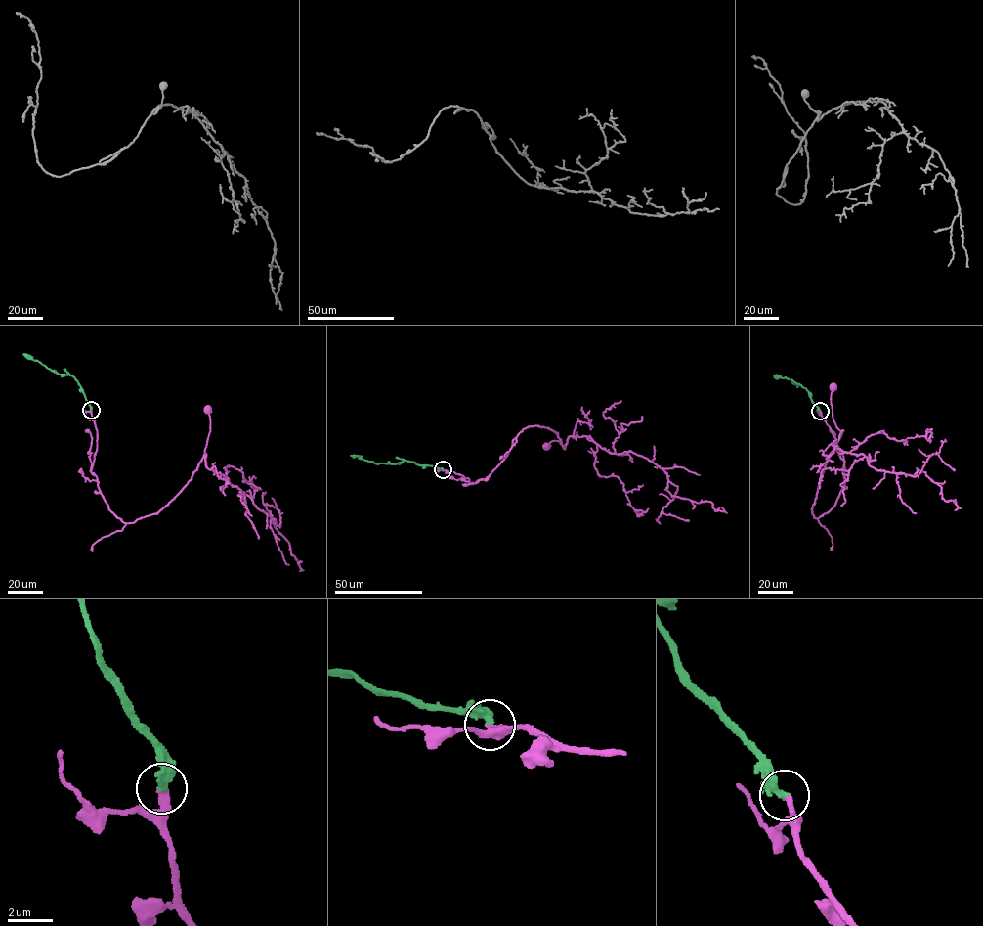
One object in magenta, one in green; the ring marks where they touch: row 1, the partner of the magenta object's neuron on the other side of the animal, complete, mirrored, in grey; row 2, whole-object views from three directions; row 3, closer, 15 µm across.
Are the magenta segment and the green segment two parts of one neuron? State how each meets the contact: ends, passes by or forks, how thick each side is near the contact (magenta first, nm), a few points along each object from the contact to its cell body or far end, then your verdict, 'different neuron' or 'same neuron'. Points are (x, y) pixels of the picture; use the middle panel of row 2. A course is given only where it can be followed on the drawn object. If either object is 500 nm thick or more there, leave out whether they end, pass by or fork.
magenta ends; green ends; calibres 320 and 380 nm; course magenta (443, 469), (472, 483), (485, 478), (513, 440), (534, 425), (557, 433), (563, 448), (557, 440), (546, 446); course green (443, 469), (405, 460), (396, 463), (376, 463), (359, 456); same neuron

